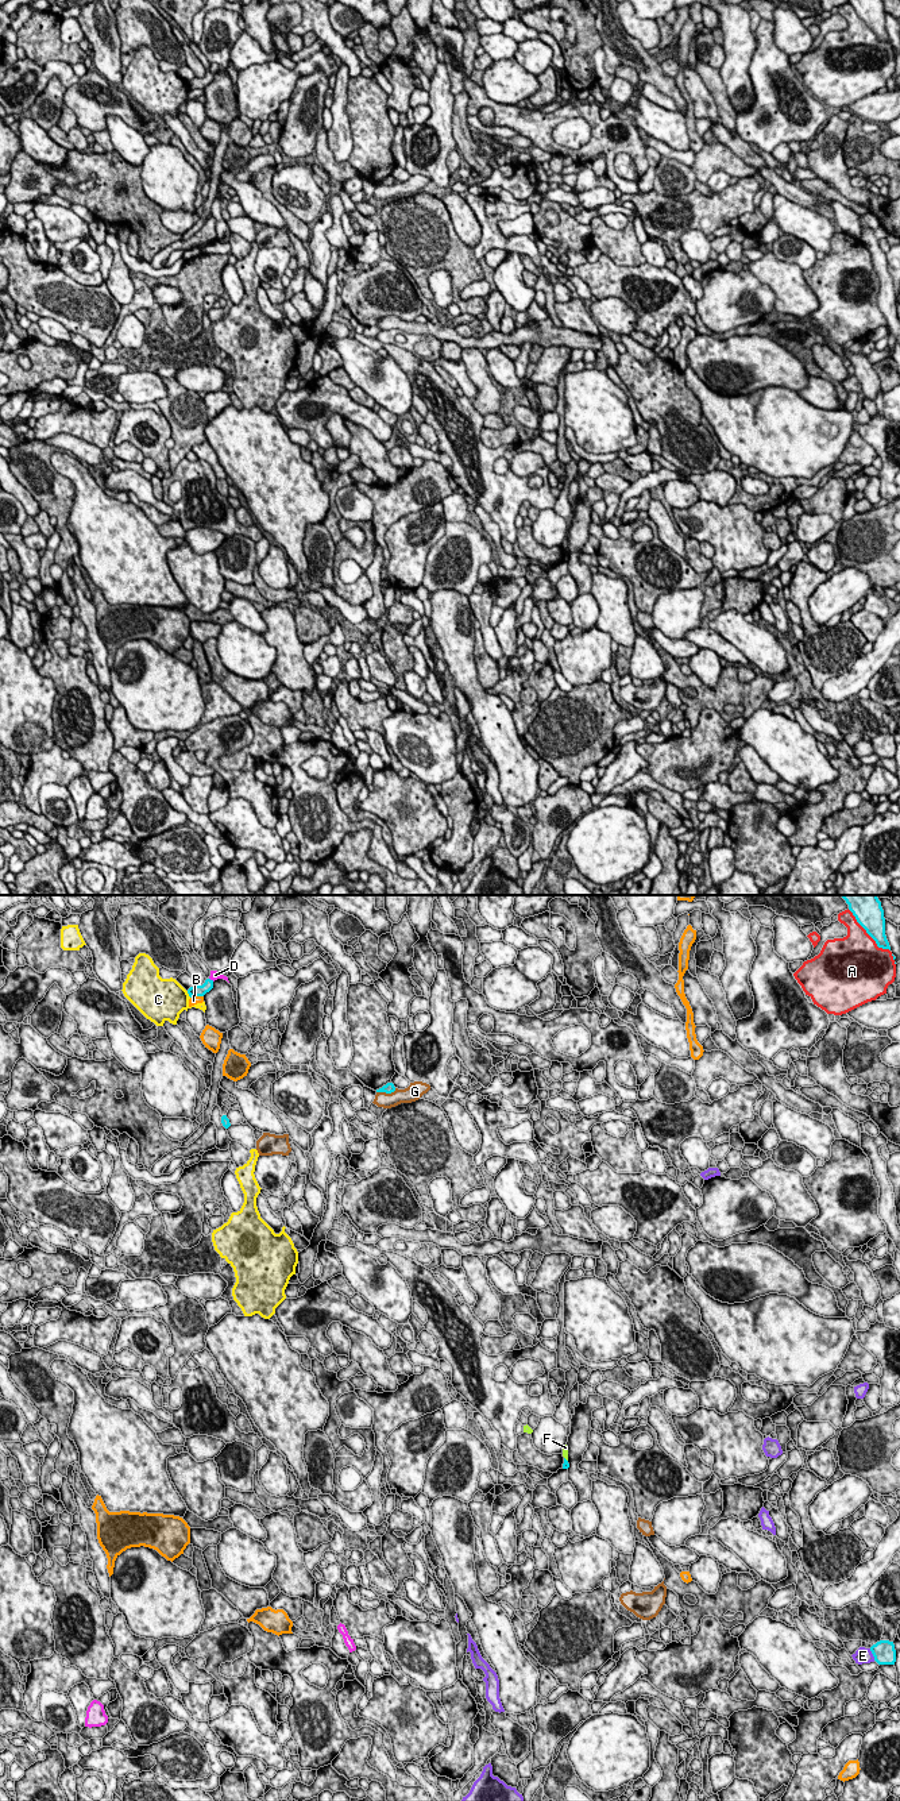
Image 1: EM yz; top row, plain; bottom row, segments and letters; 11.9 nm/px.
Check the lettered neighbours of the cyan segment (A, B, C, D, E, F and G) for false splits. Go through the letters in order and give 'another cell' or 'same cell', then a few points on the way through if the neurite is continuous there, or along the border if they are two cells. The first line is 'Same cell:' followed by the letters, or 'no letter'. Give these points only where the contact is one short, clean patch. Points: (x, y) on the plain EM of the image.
Same cell: no letter
A: another cell
B: another cell
C: another cell
D: another cell
E: another cell
F: another cell | along yz (564, 550), (567, 554)
G: another cell

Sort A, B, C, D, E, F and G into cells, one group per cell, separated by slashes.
A / B F / C / D / E / G

